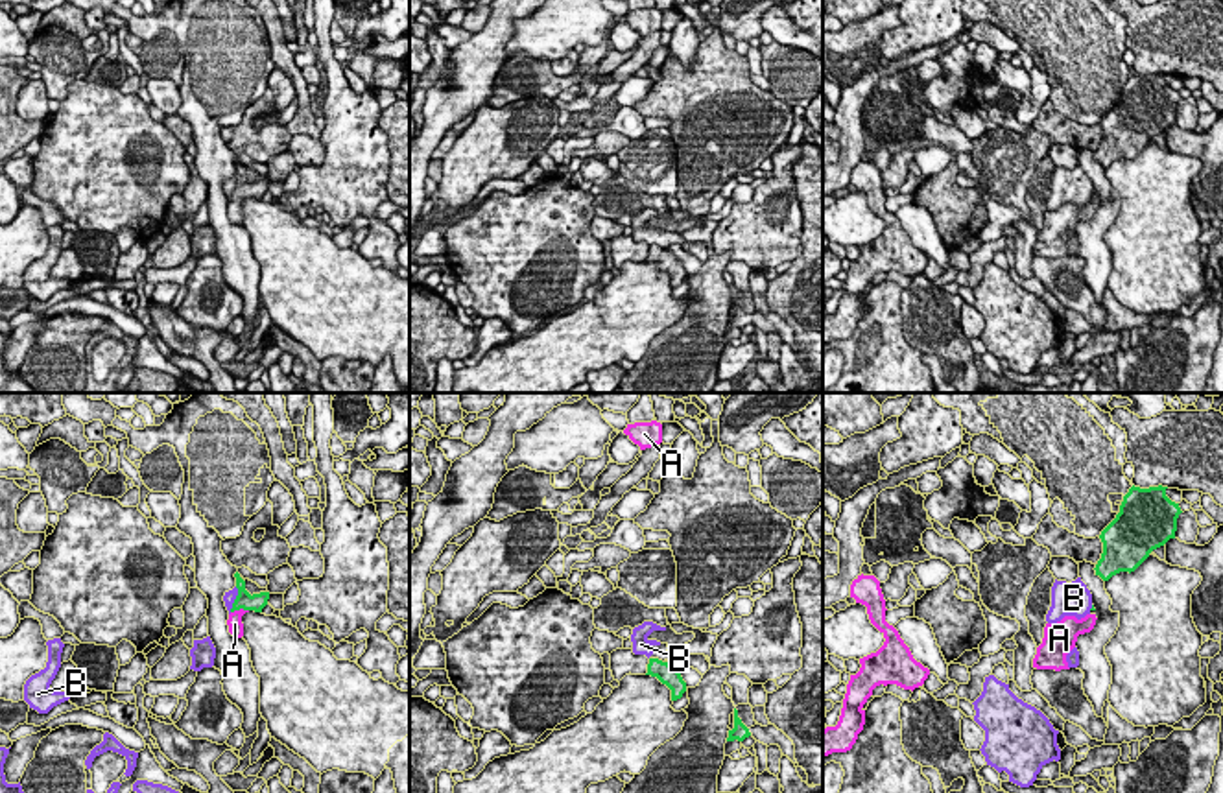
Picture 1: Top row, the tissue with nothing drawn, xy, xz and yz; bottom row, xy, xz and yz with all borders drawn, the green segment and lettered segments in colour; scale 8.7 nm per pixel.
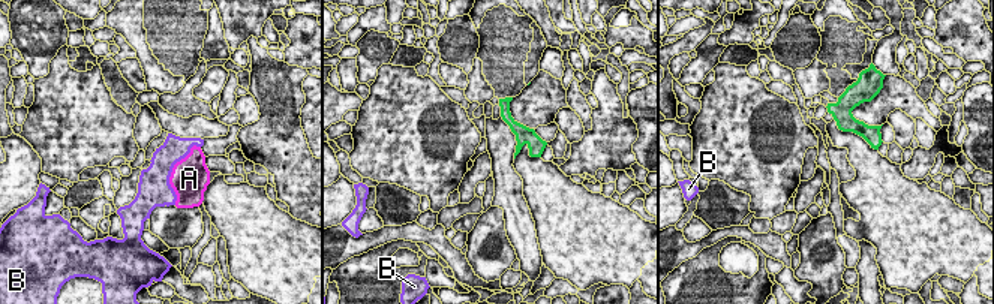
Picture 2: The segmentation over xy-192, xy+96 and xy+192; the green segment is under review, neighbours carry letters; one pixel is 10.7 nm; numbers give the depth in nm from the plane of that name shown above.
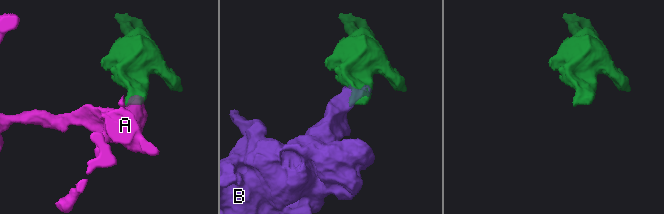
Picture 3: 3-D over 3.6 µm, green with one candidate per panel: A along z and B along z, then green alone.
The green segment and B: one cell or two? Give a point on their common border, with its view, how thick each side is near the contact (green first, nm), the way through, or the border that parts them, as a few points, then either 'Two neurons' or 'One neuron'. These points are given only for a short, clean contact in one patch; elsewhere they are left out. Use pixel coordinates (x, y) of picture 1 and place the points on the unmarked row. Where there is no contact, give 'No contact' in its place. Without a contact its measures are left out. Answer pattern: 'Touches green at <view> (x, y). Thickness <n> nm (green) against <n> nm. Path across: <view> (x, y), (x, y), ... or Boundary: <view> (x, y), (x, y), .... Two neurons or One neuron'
Touches green at xy (235, 187). Thickness 160 nm (green) against 100 nm. Boundary: xy (237, 174), (237, 185), (229, 198). Two neurons

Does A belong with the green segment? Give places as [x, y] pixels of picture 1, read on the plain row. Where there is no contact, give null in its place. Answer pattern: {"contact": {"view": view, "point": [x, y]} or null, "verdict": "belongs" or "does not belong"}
{"contact": {"view": "xy", "point": [238, 196]}, "verdict": "belongs"}

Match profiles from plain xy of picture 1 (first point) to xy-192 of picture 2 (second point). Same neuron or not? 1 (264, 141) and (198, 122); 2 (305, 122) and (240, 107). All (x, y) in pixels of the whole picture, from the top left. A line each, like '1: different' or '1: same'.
1: different
2: different

